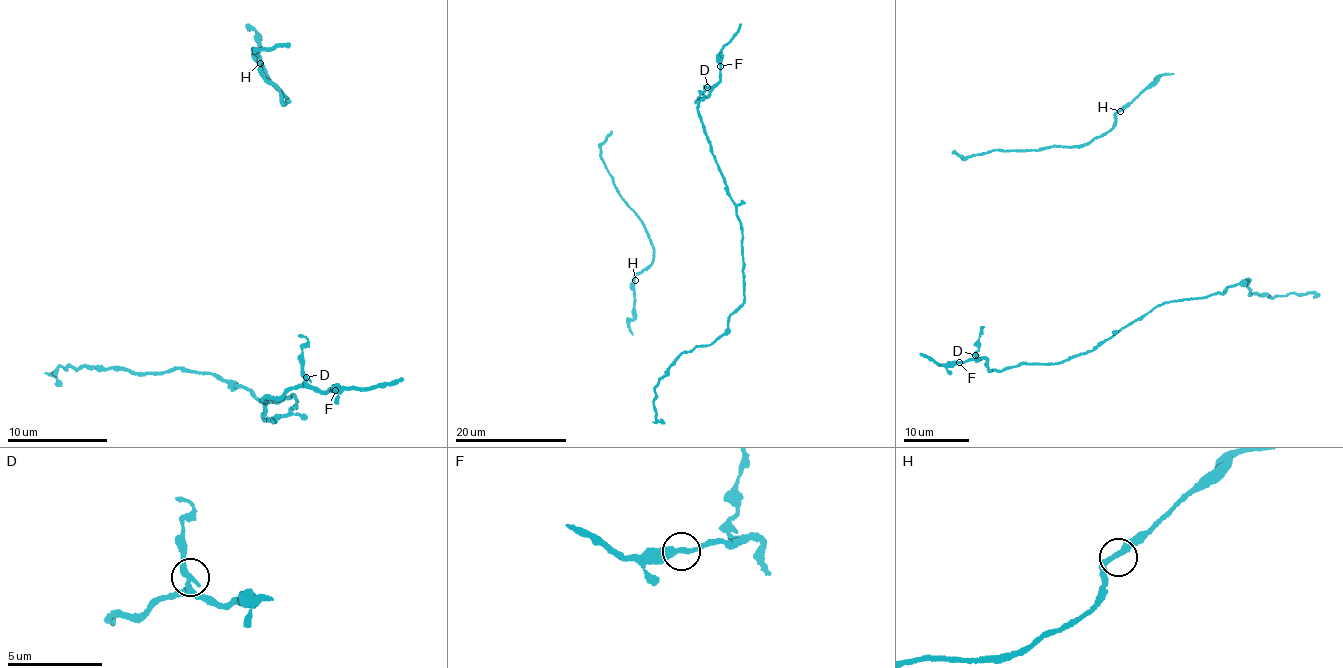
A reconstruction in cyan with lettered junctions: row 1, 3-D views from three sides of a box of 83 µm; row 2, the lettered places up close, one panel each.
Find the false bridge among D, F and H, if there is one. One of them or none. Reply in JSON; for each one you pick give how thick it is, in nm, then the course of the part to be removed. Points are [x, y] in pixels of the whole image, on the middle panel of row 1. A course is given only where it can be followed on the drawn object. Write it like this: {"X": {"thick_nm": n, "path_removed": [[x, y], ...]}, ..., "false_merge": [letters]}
{"D": {"thick_nm": 340, "path_removed": [[707, 87], [694, 103]]}, "false_merge": ["D"]}

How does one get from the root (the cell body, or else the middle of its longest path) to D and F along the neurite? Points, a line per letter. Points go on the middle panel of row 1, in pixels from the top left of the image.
D: (741, 250), (743, 235), (737, 212), (698, 111), (699, 103), (708, 95), (707, 87)
F: (741, 250), (743, 235), (737, 212), (698, 111), (699, 103), (720, 79), (720, 66)

